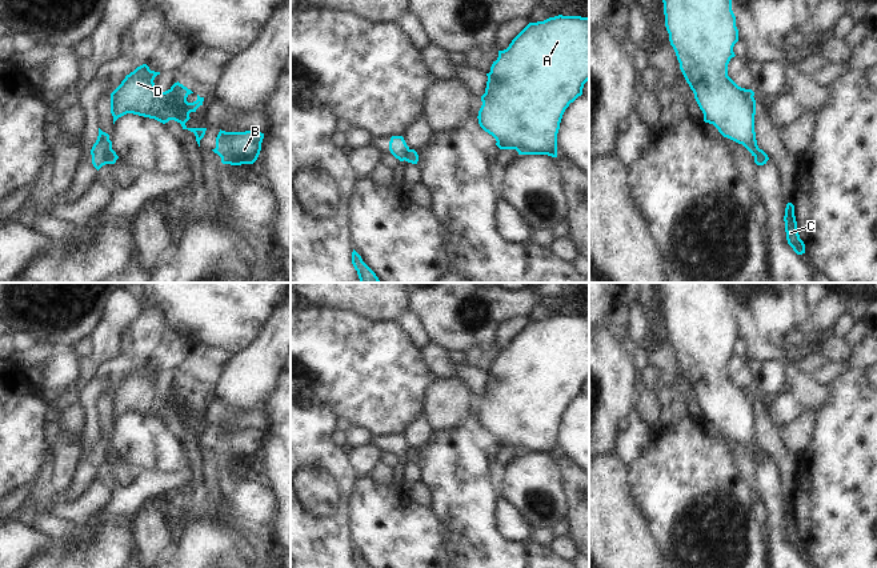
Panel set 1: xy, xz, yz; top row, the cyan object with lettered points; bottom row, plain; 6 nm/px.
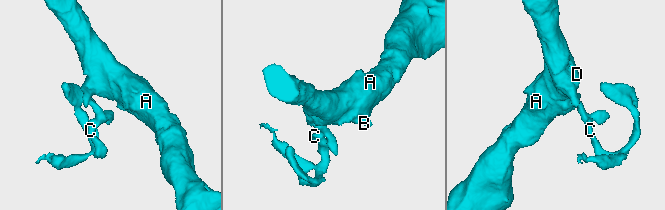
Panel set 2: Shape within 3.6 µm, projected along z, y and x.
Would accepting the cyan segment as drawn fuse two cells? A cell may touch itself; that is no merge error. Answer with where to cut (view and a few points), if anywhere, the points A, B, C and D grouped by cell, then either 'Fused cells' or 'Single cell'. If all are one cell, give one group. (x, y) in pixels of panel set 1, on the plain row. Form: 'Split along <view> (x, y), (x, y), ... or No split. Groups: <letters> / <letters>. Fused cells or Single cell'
Split along xy (111, 446), (105, 462). Groups: A B D / C. Fused cells

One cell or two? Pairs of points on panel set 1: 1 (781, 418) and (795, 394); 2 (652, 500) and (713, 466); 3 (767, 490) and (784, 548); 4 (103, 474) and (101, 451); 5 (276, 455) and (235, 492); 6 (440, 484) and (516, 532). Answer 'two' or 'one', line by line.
1: one
2: one
3: one
4: two
5: two
6: two

